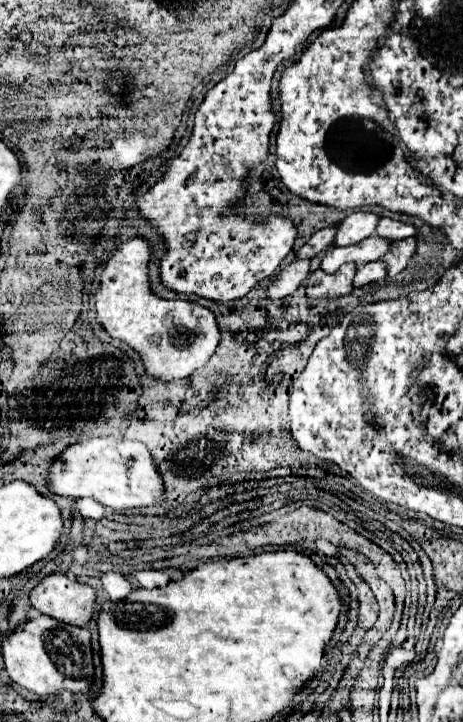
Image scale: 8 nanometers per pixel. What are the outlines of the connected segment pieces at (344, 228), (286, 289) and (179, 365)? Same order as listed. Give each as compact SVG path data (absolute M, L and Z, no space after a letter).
M354 212L346 220L340 222L338 234L334 238L334 246L352 246L360 240L374 234L374 228L378 224L378 216L372 212Z
M294 260L288 264L278 276L272 276L266 288L266 296L276 302L296 292L296 288L304 282L310 270L310 260Z
M132 238L122 242L104 262L104 270L100 274L100 288L96 290L96 322L108 332L108 336L126 342L144 362L146 376L152 380L180 380L192 374L194 370L202 368L210 356L214 354L216 346L220 344L220 330L216 326L216 318L208 308L202 308L194 302L184 300L162 300L152 294L148 284L148 260L150 260L150 246L142 238Z

